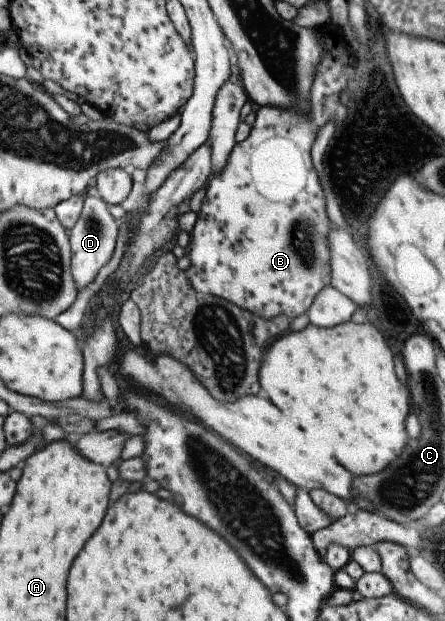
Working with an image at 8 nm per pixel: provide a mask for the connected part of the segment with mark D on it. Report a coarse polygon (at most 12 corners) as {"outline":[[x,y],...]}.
{"outline":[[84,196],[67,232],[76,293],[112,258],[117,223]]}

